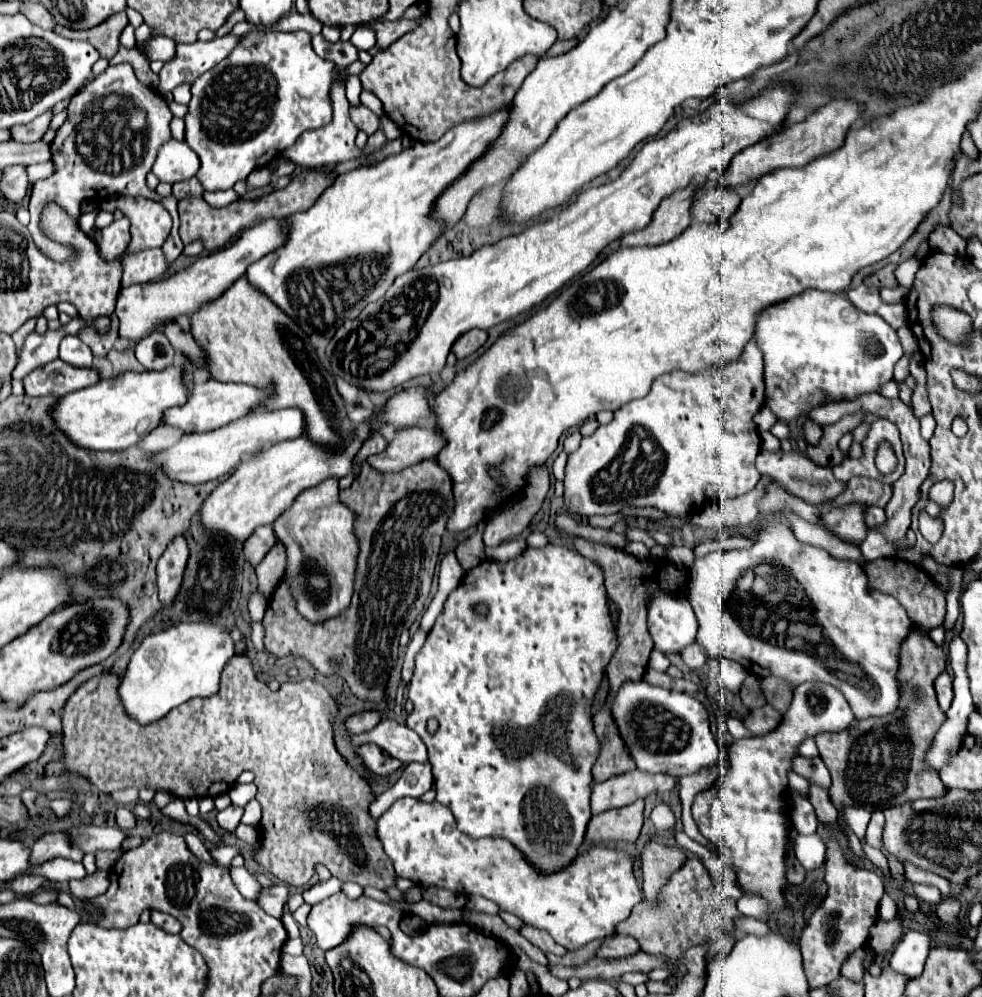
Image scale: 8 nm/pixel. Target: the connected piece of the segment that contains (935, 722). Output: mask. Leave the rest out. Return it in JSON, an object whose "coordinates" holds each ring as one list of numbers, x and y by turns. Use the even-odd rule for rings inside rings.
{"coordinates":[[910,628,908,638,900,646,898,664,900,664,900,668,898,668,900,702,898,702,896,712,892,712,890,716,880,716,880,718,854,720,842,732,822,732,816,736,820,758,824,760,824,764,828,766,828,770,832,774,830,800,834,802,834,806,838,810,844,804,862,806,866,810,884,810,888,806,904,804,908,800,942,798,948,794,948,788,940,780,940,774,926,764,926,754,932,748,934,736,946,720,946,712,940,710,938,700,936,700,936,690,934,690,934,680,946,668,946,654,928,636,920,634,916,628]]}

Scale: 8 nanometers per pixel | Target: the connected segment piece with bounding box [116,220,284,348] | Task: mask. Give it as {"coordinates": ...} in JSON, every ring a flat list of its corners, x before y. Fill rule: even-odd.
{"coordinates":[[262,220,252,228,246,228,242,236,236,242,232,242,228,248,204,256,168,278,122,288,116,302,116,316,120,318,120,338,128,342,128,348,134,348,140,338,164,328,164,324,174,322,178,316,192,316,204,304,218,300,224,294,224,290,230,288,246,272,248,264,256,262,256,258,260,260,272,248,284,242,280,224,282,220]]}

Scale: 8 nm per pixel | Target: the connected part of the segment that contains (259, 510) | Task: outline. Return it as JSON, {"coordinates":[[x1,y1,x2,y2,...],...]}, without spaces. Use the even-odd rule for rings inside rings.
{"coordinates":[[358,424,356,438,352,440,352,444,348,444,344,452,324,450,306,440,306,436,300,436,294,440,278,442,272,448,264,450,262,454,244,460,236,468,236,472,230,474,224,482,220,482,200,506,198,514,202,530,210,534,226,534,236,542,244,542,258,526,272,524,272,520,292,504,300,490,316,486,322,478,328,476,342,478,344,474,348,474,352,470,352,458,358,452,364,438,370,436,370,430,376,428,368,424]]}

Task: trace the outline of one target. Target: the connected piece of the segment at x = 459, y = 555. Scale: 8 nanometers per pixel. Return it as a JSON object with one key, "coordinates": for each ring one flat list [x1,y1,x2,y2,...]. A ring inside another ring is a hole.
{"coordinates":[[485,522,478,524,476,533,466,541,460,543,455,550,456,558,465,571,480,564,483,558,486,560,482,540,484,528]]}

